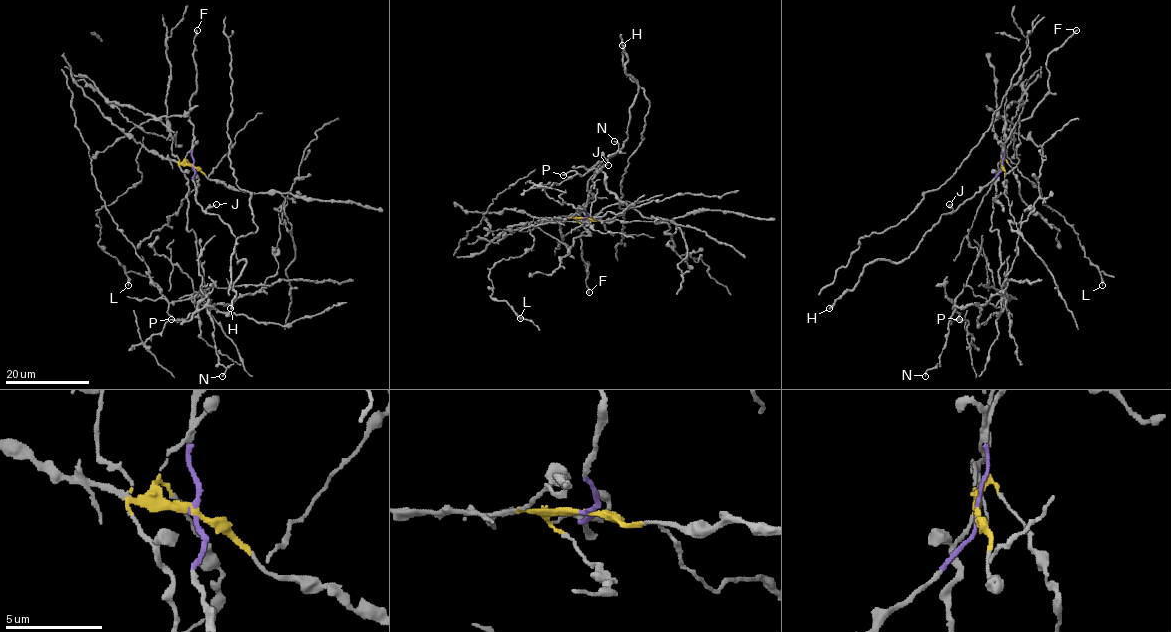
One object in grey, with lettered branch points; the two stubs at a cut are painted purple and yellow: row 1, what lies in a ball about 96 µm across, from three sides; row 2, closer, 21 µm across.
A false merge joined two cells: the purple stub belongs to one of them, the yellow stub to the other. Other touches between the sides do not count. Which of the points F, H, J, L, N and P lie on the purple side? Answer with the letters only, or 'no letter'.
F, H, J

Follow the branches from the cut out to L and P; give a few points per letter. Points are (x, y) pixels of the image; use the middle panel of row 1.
L: (585, 218), (533, 218), (528, 227), (533, 245), (490, 270), (490, 296), (506, 301), (521, 318)
P: (585, 218), (571, 217), (579, 207), (600, 218), (586, 221), (597, 189), (592, 179), (599, 172), (563, 175)

